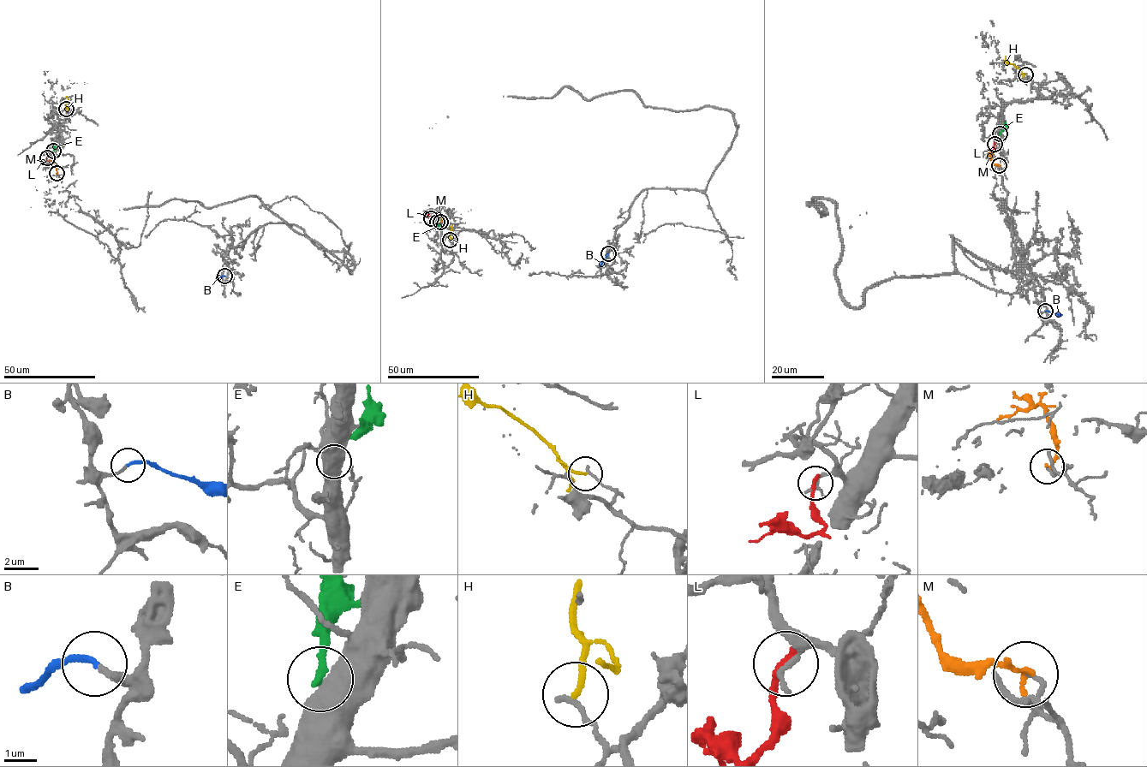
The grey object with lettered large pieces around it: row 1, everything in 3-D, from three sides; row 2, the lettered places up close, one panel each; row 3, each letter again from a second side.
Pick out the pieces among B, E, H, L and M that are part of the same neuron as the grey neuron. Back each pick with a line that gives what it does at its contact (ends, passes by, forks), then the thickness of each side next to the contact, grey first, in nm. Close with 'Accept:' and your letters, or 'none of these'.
B: it ends; calibres 170 and 180 nm
Accept: B

